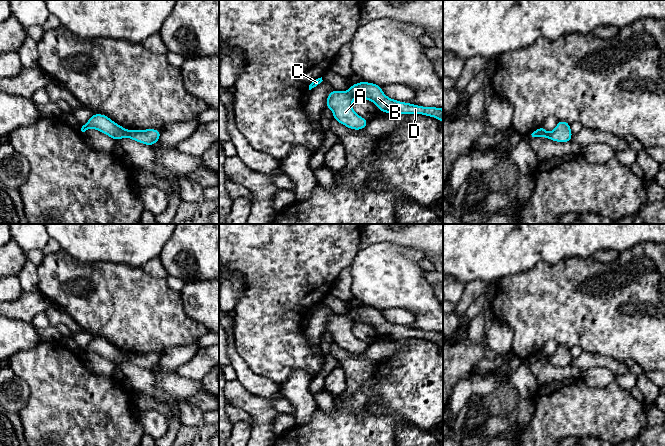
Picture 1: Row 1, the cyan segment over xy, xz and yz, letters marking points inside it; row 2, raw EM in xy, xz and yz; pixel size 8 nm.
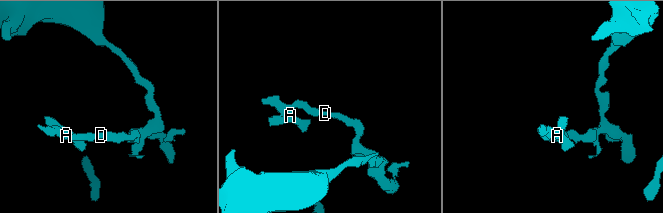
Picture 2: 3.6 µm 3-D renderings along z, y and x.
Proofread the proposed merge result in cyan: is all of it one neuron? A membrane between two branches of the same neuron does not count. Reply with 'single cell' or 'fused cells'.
fused cells

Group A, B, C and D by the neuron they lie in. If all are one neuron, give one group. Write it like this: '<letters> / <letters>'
A C / B D

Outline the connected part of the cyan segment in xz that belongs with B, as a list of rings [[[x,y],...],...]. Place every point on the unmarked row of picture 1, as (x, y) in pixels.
[[[364,305],[351,309],[348,315],[354,322],[369,324],[378,331],[379,335],[387,336],[392,340],[422,338],[434,341],[443,347],[442,332],[424,331],[391,323],[384,318],[380,309]]]

